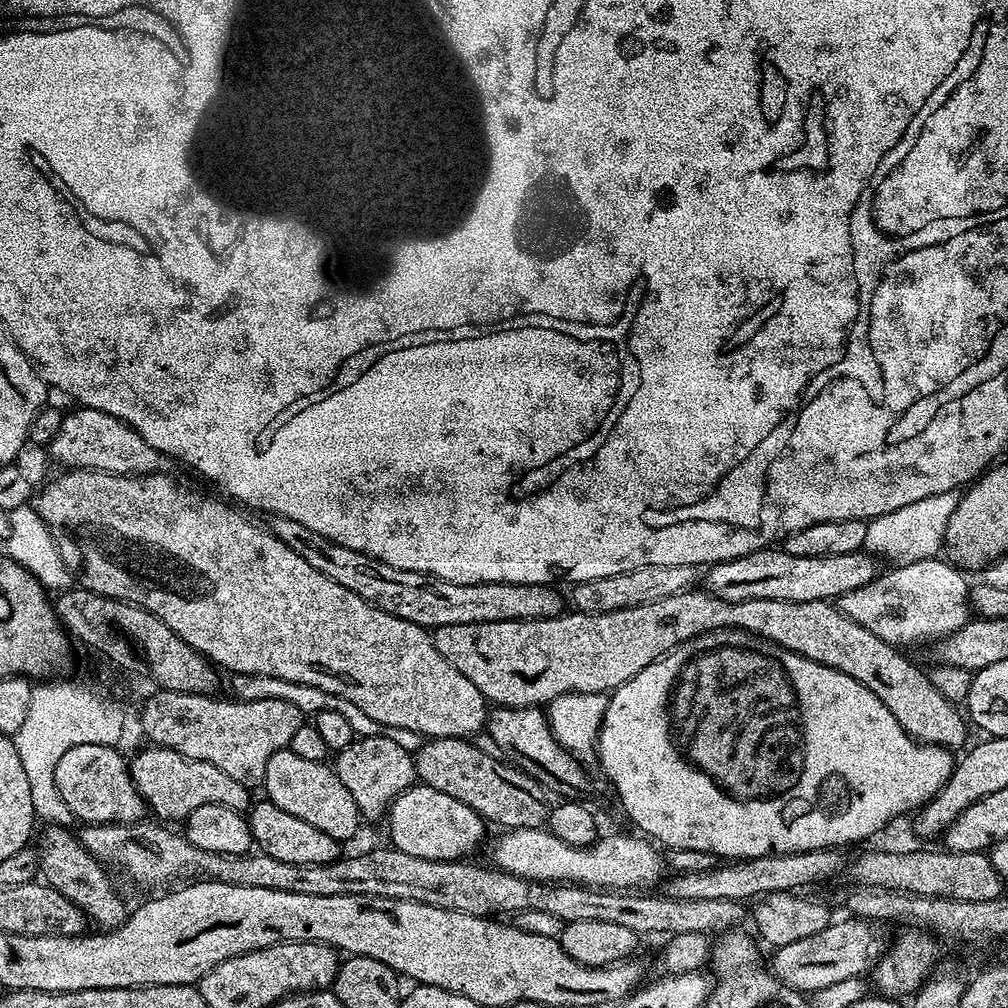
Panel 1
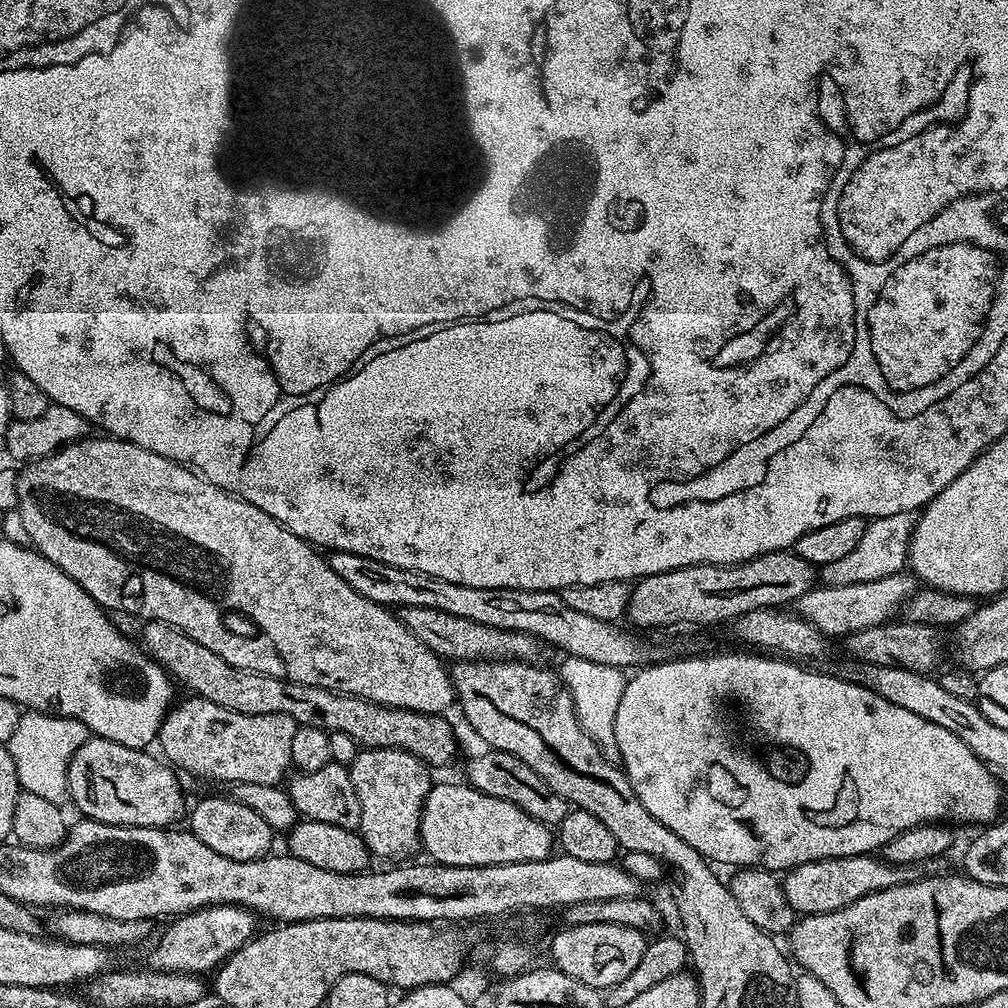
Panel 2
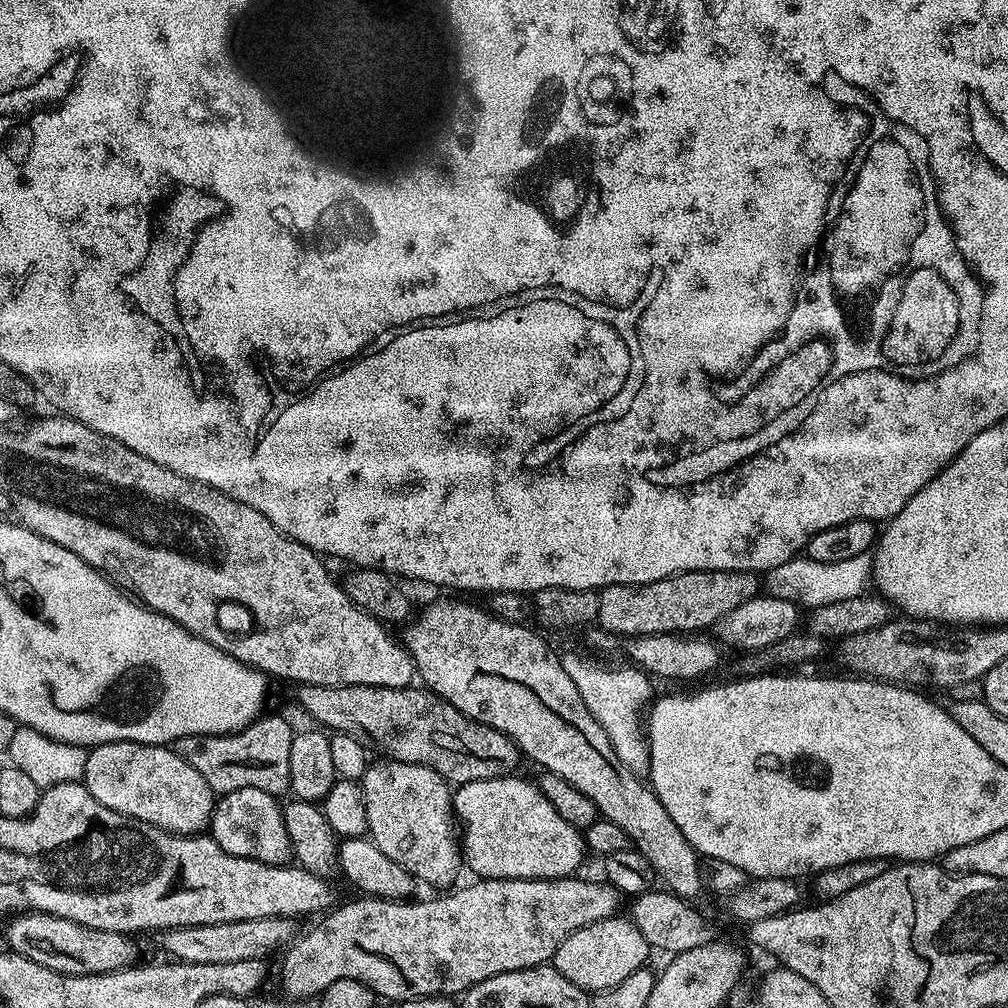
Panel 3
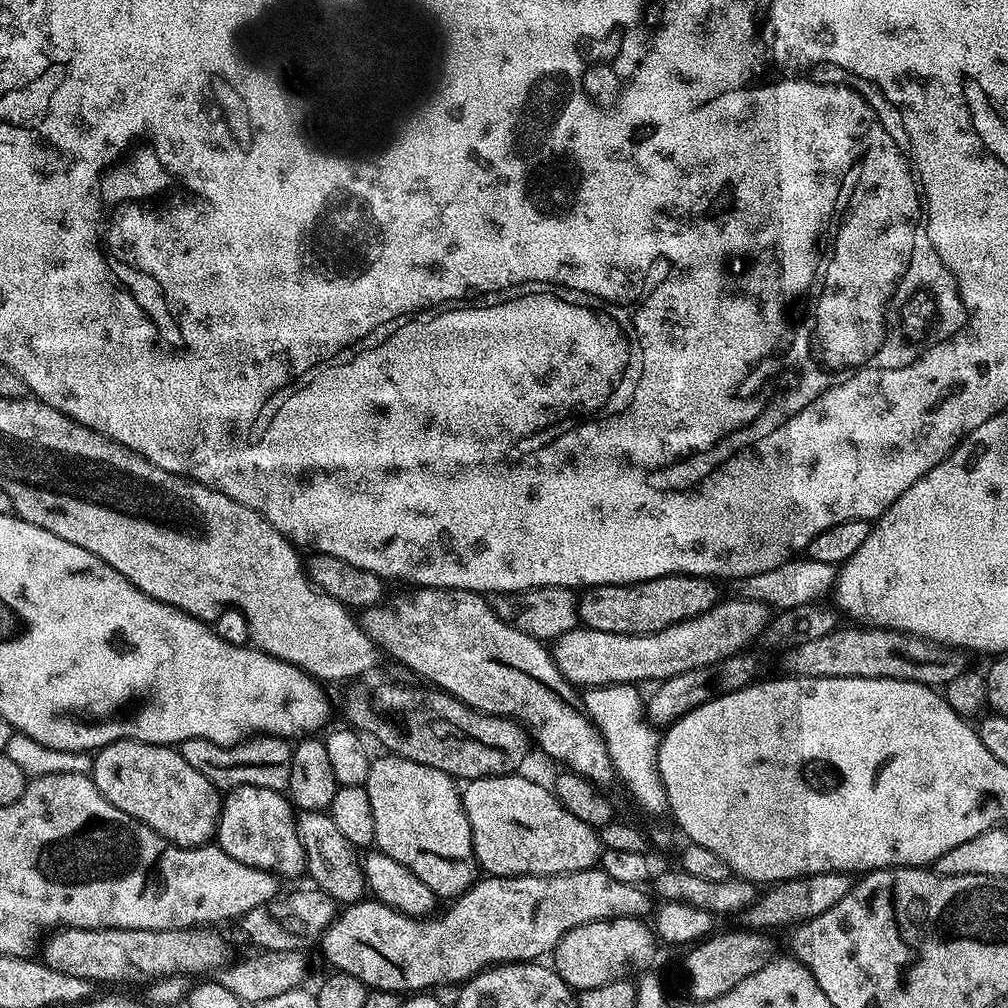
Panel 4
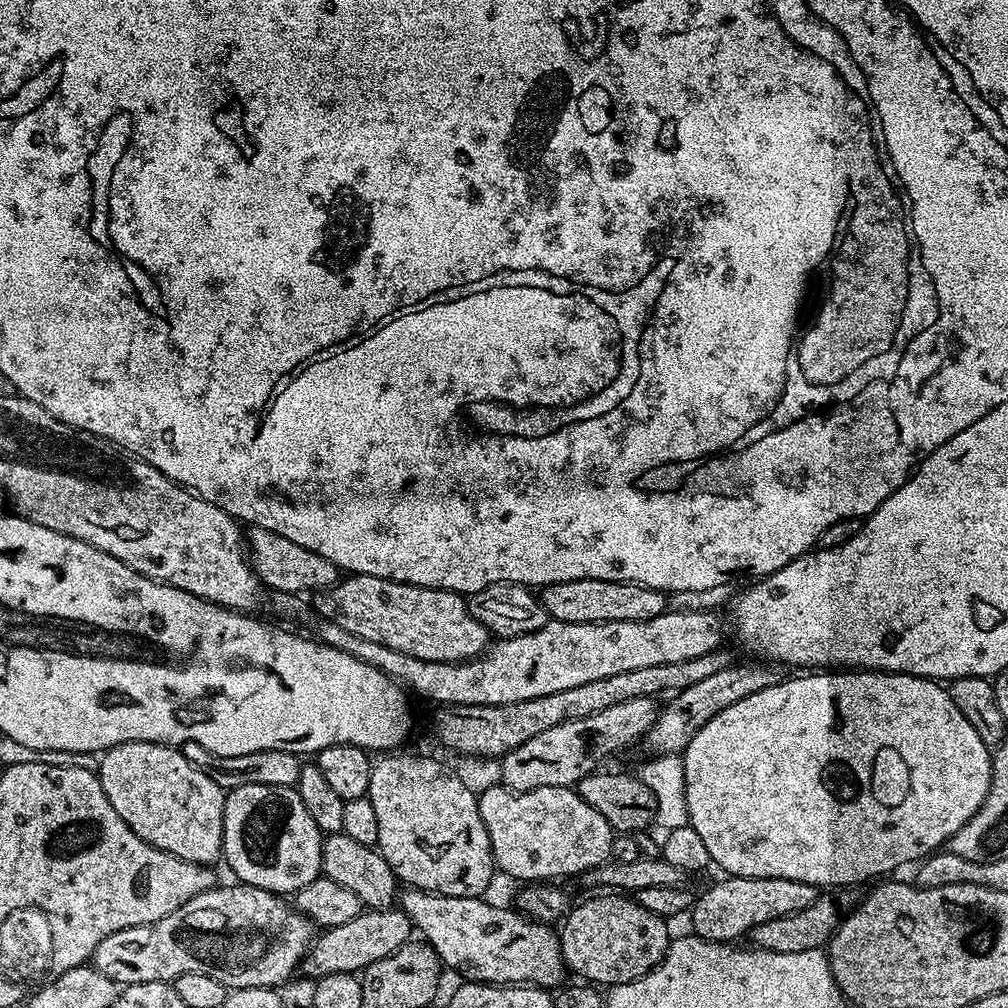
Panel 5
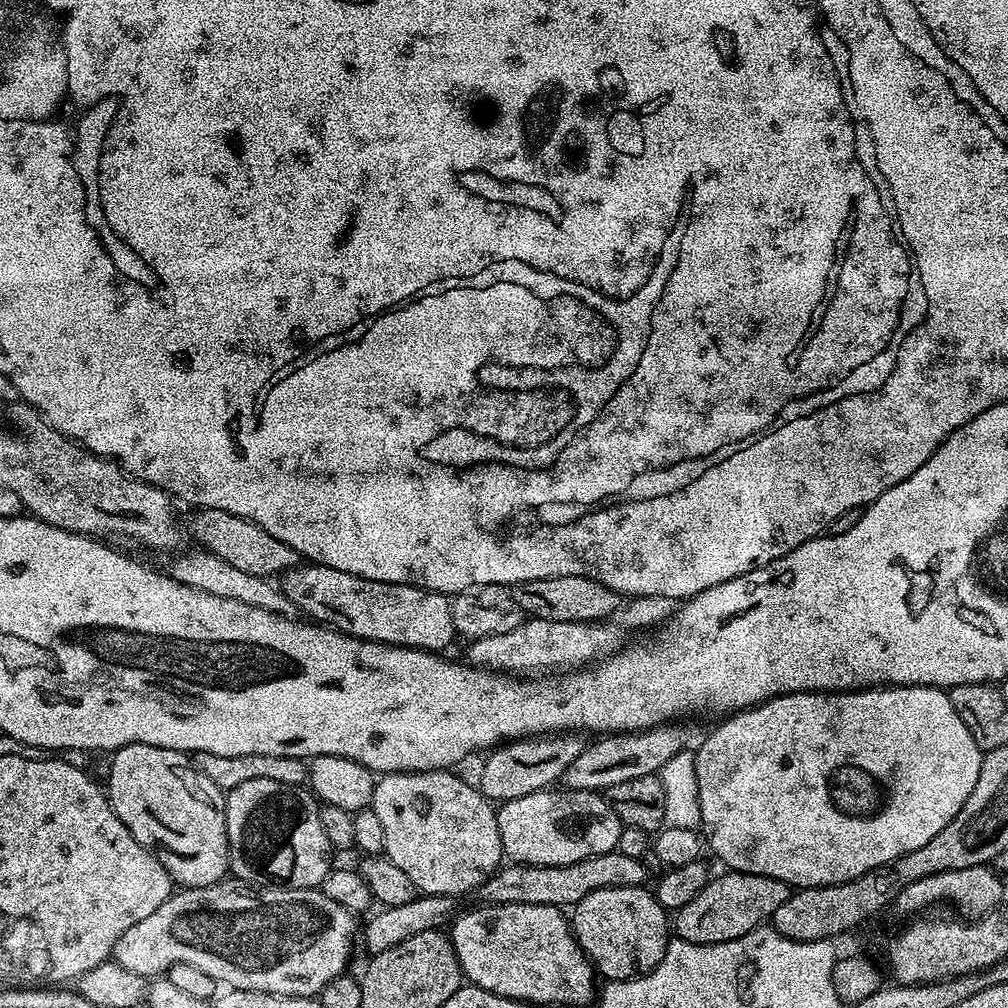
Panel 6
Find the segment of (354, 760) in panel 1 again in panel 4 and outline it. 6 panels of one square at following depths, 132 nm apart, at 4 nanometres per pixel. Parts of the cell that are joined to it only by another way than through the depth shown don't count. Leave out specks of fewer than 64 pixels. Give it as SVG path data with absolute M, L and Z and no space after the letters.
M380 754L380 757L372 760L366 787L370 794L370 806L374 809L375 847L379 851L394 858L394 862L402 862L406 870L430 886L437 898L455 898L472 887L478 876L478 865L472 849L470 822L464 809L462 792L453 777L442 770L434 770L434 766L422 766L422 762L410 762L401 756Z

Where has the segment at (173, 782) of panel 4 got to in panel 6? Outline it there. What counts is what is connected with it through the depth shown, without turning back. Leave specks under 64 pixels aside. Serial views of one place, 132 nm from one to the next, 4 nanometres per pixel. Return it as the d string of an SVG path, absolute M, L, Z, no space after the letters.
M131 744L111 753L106 795L114 814L122 818L126 830L147 852L153 852L173 881L184 888L205 888L219 884L229 875L228 831L226 830L225 793L206 774L198 774L185 753L158 746Z

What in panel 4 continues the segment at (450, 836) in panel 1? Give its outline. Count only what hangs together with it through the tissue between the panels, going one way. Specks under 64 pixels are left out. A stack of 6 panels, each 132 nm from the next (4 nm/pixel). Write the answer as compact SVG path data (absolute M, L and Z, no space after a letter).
M520 775L487 776L481 780L469 780L463 785L462 799L464 801L464 809L468 815L468 821L470 822L472 849L476 855L477 865L489 876L560 876L563 872L581 872L587 868L597 867L602 851L597 829L591 828L586 822L582 822L582 818L574 818L574 814L570 814L570 810L566 810L566 806L562 806L558 802L555 791L548 789L547 792L542 785L535 784L534 781L527 780L526 777Z

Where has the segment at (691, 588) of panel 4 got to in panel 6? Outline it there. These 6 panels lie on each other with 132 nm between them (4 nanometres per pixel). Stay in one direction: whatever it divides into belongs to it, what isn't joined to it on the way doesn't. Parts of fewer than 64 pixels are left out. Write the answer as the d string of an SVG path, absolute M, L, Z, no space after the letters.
M559 576L558 578L538 578L537 580L527 580L526 582L518 582L517 584L511 585L512 597L514 602L518 602L518 606L522 606L525 617L531 618L533 620L545 620L546 622L574 622L577 620L579 624L586 624L589 622L602 622L608 617L611 617L613 612L617 612L622 603L622 597L620 593L610 590L610 586L602 586L602 582L597 580L591 580L585 576Z

